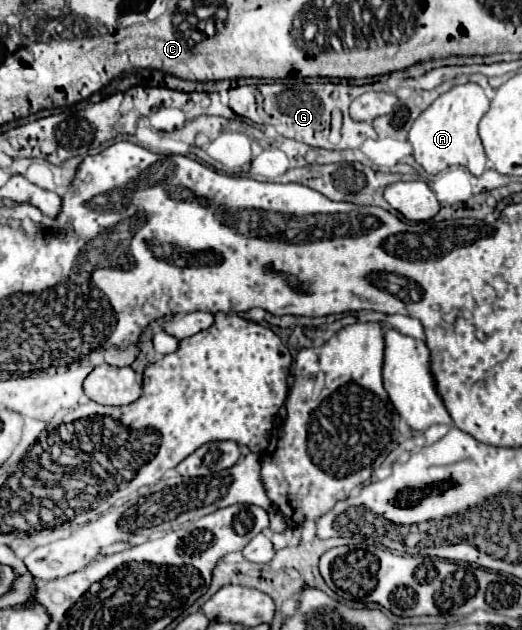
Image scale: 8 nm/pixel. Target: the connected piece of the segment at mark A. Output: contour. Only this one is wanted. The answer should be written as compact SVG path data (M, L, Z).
M477 84L455 86L449 92L441 94L411 126L409 142L413 146L415 162L427 174L439 174L449 166L465 166L471 174L481 176L487 168L487 158L477 134L477 124L487 114L491 100Z

